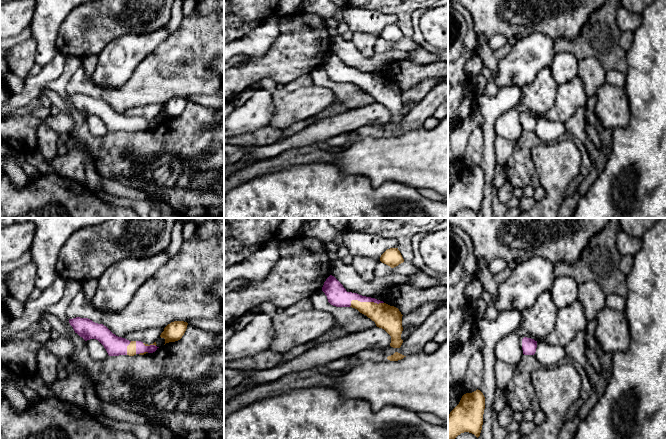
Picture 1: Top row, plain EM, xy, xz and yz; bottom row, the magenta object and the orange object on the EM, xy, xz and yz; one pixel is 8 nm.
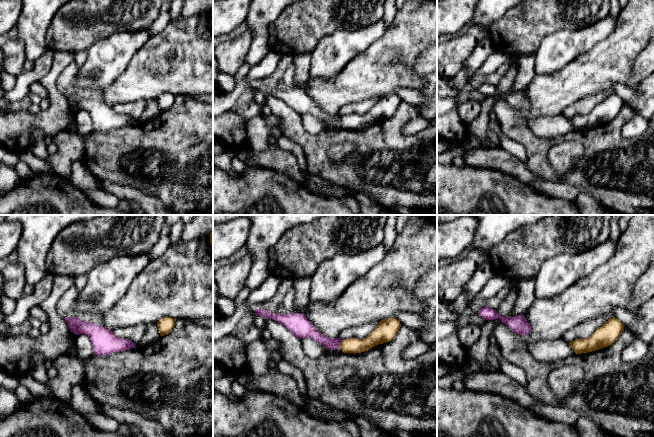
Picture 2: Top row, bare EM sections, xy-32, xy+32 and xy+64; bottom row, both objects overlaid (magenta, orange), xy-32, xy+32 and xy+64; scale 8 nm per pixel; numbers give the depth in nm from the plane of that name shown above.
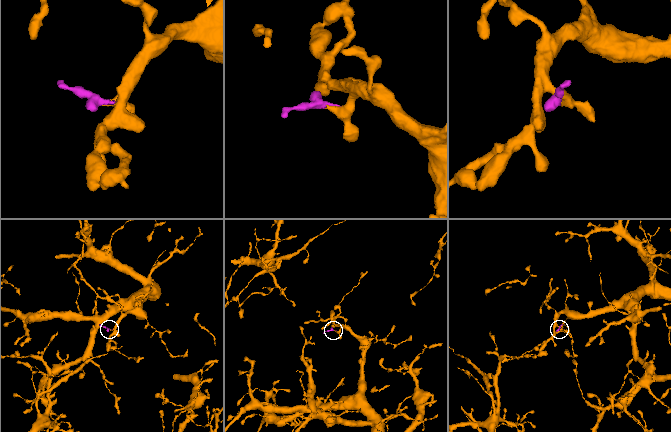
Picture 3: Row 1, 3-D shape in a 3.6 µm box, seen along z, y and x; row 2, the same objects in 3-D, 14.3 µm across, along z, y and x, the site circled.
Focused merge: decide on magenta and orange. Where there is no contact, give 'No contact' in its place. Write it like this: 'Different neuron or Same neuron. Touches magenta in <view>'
Same neuron. Touches magenta in xz

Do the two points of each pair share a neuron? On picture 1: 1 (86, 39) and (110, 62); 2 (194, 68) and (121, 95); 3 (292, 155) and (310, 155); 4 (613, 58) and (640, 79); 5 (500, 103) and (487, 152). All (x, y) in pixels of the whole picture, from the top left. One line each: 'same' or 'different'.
1: different
2: same
3: same
4: different
5: same

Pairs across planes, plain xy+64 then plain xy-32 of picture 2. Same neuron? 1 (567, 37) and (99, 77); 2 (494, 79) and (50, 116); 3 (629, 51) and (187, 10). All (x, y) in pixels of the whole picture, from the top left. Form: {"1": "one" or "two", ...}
{"1": "one", "2": "one", "3": "two"}

